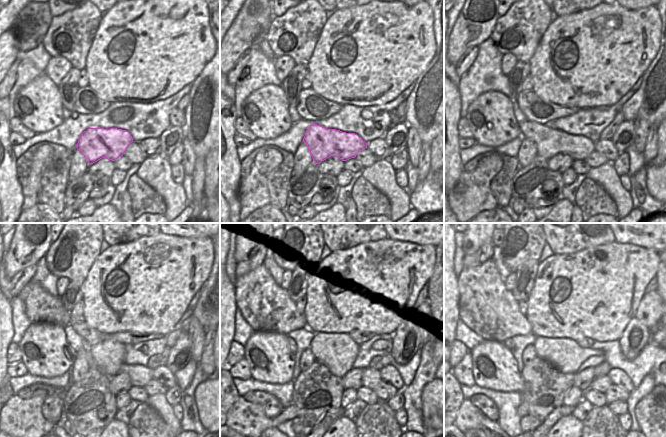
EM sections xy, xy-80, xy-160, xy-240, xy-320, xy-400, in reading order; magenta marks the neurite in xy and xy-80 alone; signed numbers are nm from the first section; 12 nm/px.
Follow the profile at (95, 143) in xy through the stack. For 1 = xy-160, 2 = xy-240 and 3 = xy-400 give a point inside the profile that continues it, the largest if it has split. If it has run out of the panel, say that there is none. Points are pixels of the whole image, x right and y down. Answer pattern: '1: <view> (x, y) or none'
1: xy-160 (549, 141)
2: xy-240 (140, 375)
3: xy-400 (602, 384)

